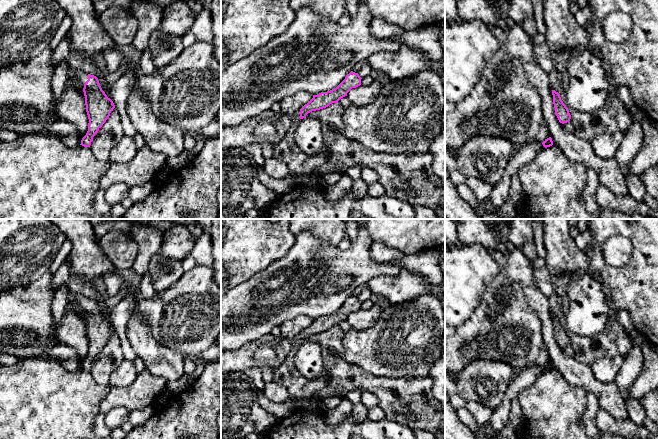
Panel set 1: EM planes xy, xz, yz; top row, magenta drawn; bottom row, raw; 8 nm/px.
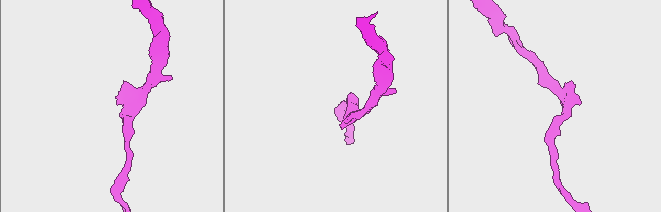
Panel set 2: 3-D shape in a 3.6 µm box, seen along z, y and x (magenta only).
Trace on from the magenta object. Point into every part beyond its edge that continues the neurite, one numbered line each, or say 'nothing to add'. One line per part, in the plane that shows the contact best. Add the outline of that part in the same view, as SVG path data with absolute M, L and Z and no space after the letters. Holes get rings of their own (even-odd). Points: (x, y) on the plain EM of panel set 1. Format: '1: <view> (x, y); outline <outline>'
1: xy (60, 279); outline M67 257L66 260L60 265L58 270L53 275L52 286L53 286L55 291L57 291L61 287L66 287L68 289L68 303L67 303L67 306L72 305L76 312L78 312L79 314L83 314L84 308L88 304L88 298L83 296L83 295L71 292L69 290L69 288L68 288L69 267L70 267L70 259L69 259L69 257Z

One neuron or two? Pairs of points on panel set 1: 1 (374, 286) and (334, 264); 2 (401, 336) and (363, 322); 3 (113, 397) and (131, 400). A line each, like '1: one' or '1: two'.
1: two
2: two
3: one

